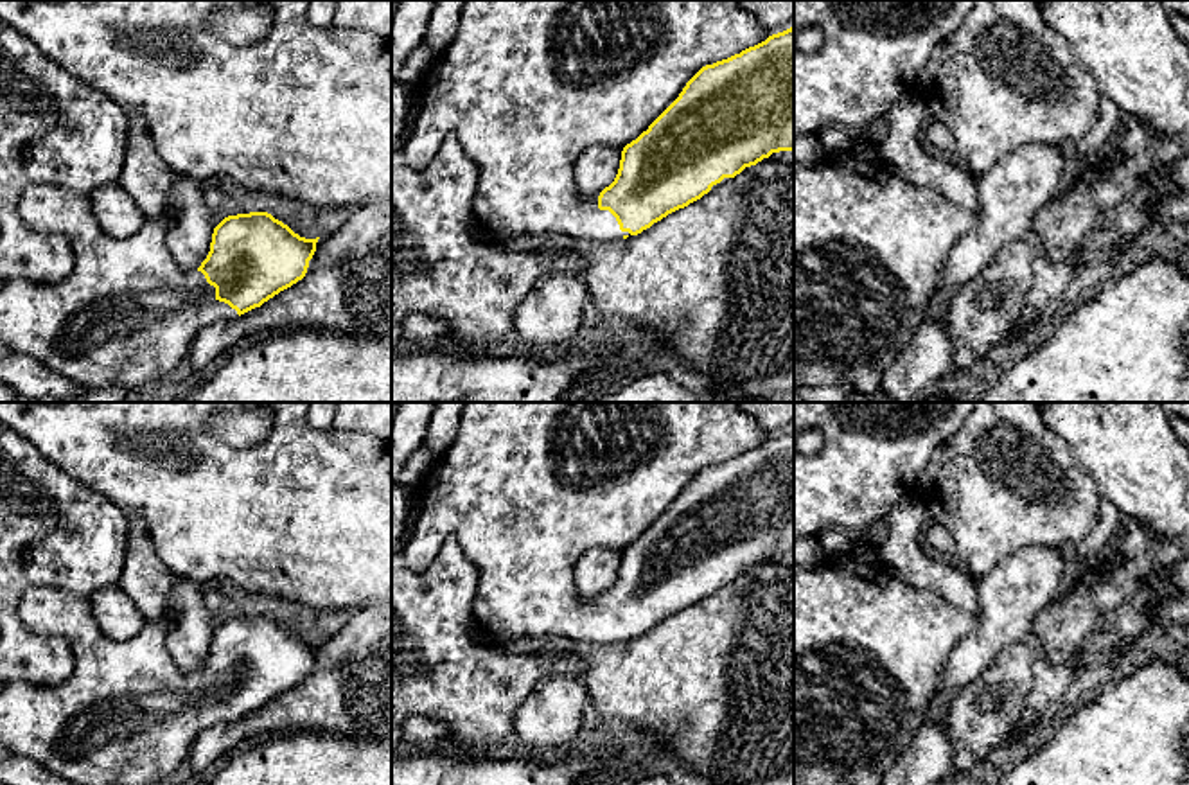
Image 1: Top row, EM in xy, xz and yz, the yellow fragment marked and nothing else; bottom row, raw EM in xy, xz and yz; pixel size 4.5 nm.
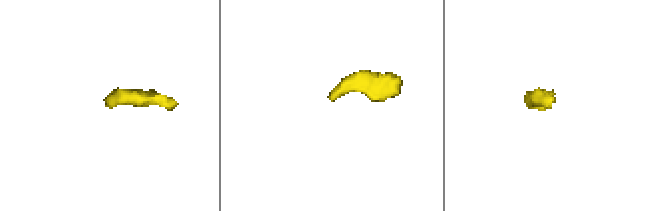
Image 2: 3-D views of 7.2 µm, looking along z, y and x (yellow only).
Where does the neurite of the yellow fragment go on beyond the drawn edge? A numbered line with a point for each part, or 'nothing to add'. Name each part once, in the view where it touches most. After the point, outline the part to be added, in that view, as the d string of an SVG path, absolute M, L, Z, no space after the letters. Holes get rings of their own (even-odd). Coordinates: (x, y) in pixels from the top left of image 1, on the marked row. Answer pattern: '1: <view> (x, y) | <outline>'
1: xz (525, 87) | M467 0L463 9L462 9L462 14L460 14L460 20L458 20L458 31L456 31L456 36L451 41L451 45L447 47L445 52L442 52L438 56L438 59L429 68L426 68L422 72L422 75L418 79L418 90L420 90L418 115L413 122L411 137L406 142L402 151L404 151L408 165L411 169L418 171L418 172L424 172L436 160L442 146L449 138L456 138L460 142L462 149L467 153L467 156L471 158L471 162L476 165L476 171L478 171L476 194L474 194L474 199L472 199L474 217L489 228L492 237L508 239L508 237L519 235L519 234L539 235L539 234L555 232L555 234L566 234L566 235L571 235L575 239L587 239L587 241L621 241L625 235L630 237L630 234L620 230L616 217L609 210L598 208L598 196L596 198L584 198L578 192L577 181L573 178L577 158L587 147L596 146L596 144L603 144L603 146L616 147L616 149L623 151L623 147L627 144L630 144L643 131L647 131L648 126L679 97L679 93L683 92L686 83L702 66L713 65L717 61L722 61L722 59L727 59L735 54L740 54L742 50L754 47L754 45L765 41L767 38L769 38L769 32L756 22L754 14L742 9L735 0Z

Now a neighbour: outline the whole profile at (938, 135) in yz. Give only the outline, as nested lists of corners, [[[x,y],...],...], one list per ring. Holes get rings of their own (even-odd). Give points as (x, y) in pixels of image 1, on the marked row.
[[[927,117],[923,120],[921,138],[930,144],[941,156],[954,156],[956,140],[952,131],[939,120]]]

